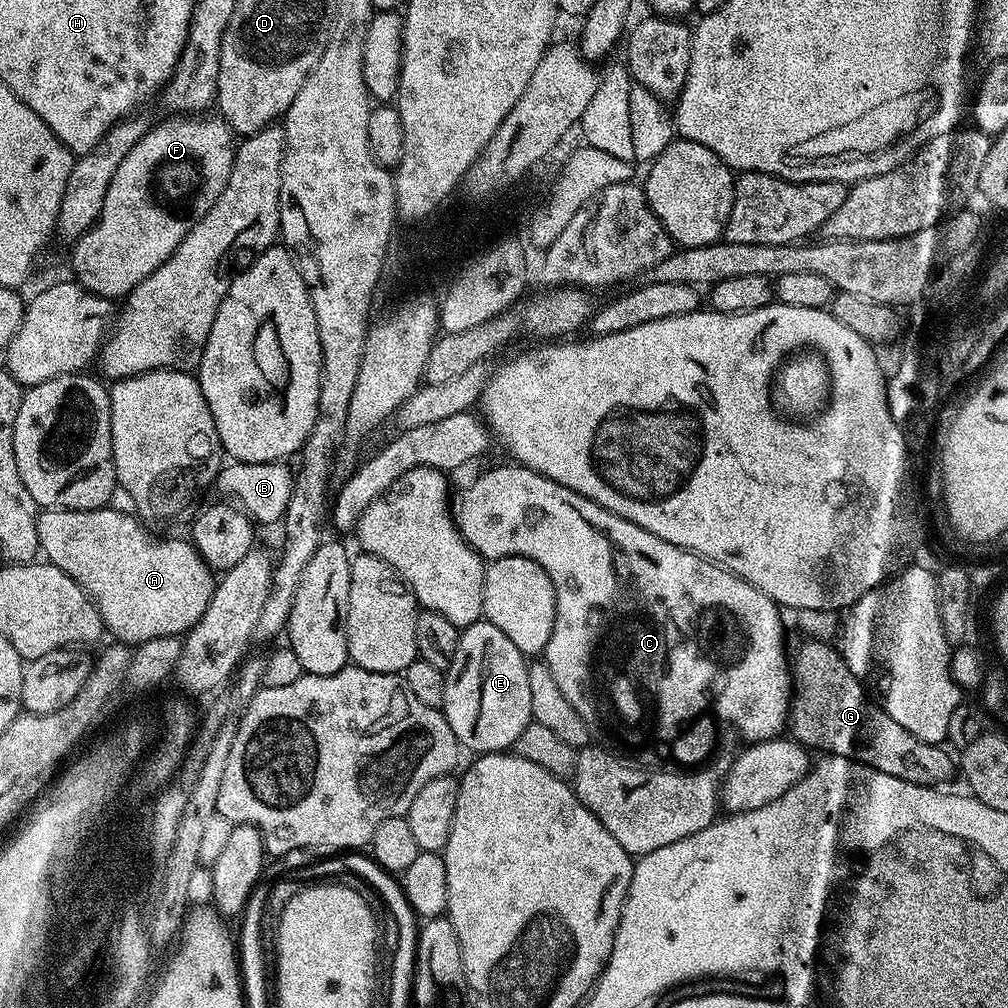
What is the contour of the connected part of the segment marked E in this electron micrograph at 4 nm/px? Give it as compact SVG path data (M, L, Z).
M481 618L461 631L458 650L454 650L452 665L447 668L444 678L446 694L442 709L450 730L454 730L457 744L467 751L469 748L472 754L503 752L515 745L522 730L533 723L528 665L529 661L518 650L518 646L514 646L514 642L510 642L510 638L506 638L506 634L502 634L502 630L498 630L498 626L494 626L489 620Z

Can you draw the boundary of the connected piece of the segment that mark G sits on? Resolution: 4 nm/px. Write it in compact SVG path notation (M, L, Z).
M805 639L804 645L793 655L790 660L790 703L788 706L787 731L791 739L797 740L809 750L829 756L841 756L847 760L857 760L859 764L864 764L874 770L882 770L882 774L894 774L894 778L902 778L906 782L915 784L926 784L929 786L944 786L948 779L958 768L957 761L953 753L947 747L922 742L910 734L890 714L886 714L884 709L871 695L864 693L861 677L855 676L846 666L846 662L840 657L839 647L823 640Z

